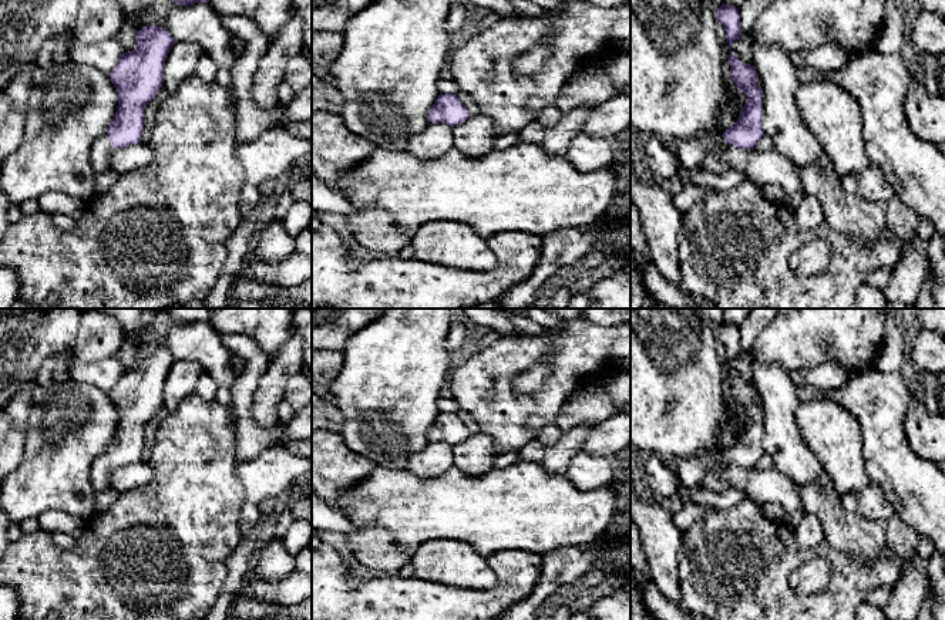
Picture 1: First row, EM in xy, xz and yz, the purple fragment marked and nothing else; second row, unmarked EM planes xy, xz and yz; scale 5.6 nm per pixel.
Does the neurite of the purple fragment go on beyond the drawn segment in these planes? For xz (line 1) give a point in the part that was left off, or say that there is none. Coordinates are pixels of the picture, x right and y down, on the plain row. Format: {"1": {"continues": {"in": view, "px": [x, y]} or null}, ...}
{"1": {"continues": null}}

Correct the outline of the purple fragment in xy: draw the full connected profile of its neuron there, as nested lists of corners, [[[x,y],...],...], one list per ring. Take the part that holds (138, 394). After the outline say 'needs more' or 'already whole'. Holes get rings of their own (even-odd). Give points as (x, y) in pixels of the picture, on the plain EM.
[[[161,344],[144,346],[137,351],[137,364],[122,371],[110,392],[117,411],[118,425],[108,449],[95,458],[90,481],[95,492],[110,489],[115,468],[141,459],[144,428],[155,417],[164,401],[164,384],[174,356]]] | needs more

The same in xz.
[[[440,412],[428,431],[428,441],[441,441],[455,445],[471,435],[457,412]]] | already whole

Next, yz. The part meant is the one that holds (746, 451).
[[[733,371],[729,375],[730,398],[737,410],[747,414],[747,419],[737,439],[724,449],[719,462],[707,471],[703,481],[697,485],[702,489],[723,492],[729,486],[720,479],[724,468],[741,466],[753,468],[764,454],[763,448],[763,408],[756,402],[759,392],[754,384],[741,381]]] | needs more

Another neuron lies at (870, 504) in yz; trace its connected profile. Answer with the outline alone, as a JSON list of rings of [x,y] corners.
[[[870,483],[862,491],[843,495],[840,502],[843,508],[851,515],[851,518],[888,522],[895,515],[892,503],[874,483]]]

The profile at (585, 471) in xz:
[[[579,451],[572,456],[565,476],[582,491],[602,488],[615,481],[615,458]]]

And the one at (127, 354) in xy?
[[[127,336],[117,353],[117,358],[122,365],[124,371],[130,371],[135,367],[137,364],[137,351],[142,348],[145,344],[142,343],[141,338],[134,337],[134,336]]]

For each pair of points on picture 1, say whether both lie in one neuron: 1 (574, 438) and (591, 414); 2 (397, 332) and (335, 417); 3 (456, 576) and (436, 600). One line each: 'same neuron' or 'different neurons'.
1: different neurons
2: different neurons
3: different neurons

